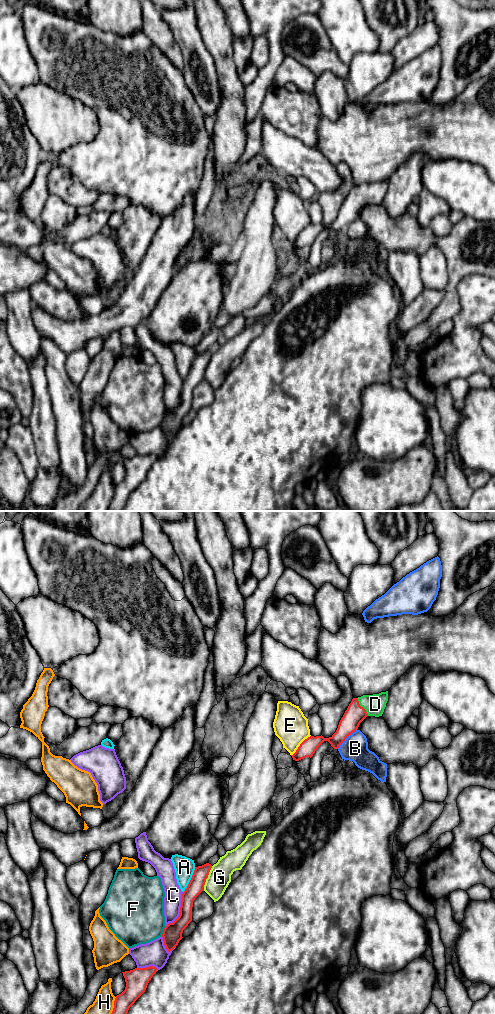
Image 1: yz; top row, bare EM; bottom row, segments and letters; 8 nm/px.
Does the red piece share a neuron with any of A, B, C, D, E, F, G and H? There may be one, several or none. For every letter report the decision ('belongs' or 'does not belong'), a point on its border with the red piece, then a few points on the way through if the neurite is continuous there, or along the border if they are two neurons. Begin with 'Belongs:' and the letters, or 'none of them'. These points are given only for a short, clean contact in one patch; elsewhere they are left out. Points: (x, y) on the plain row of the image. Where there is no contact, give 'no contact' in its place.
Belongs: D
A: does not belong | yz (190, 368) | along yz (195, 355), (192, 365), (183, 380)
B: does not belong | yz (346, 225)
C: does not belong | yz (180, 399)
D: belongs | yz (362, 195) | across yz (355, 202), (362, 195), (375, 192)
E: does not belong | yz (300, 233) | along yz (310, 223), (291, 243)
F: does not belong | yz (163, 419)
G: does not belong | yz (207, 365)
H: does not belong | yz (113, 498)

